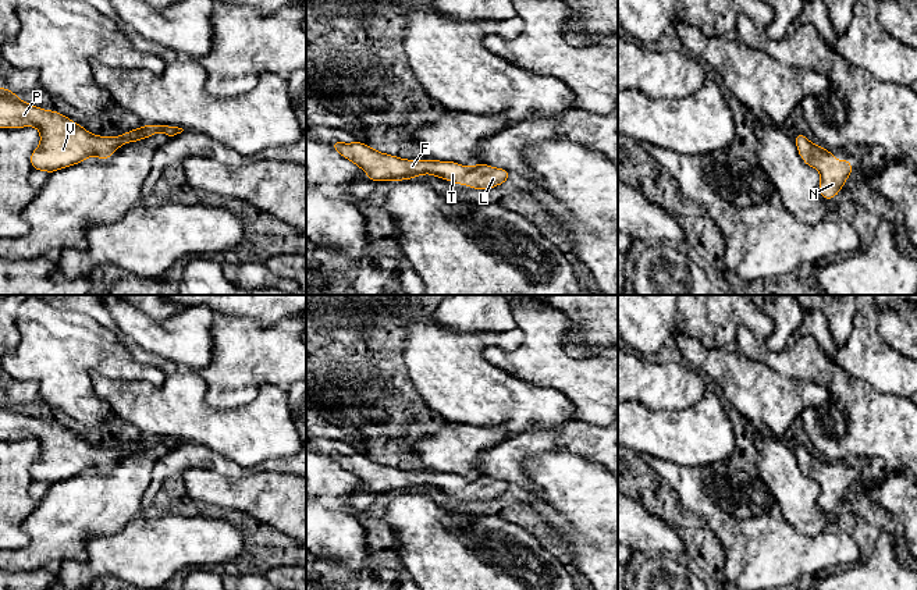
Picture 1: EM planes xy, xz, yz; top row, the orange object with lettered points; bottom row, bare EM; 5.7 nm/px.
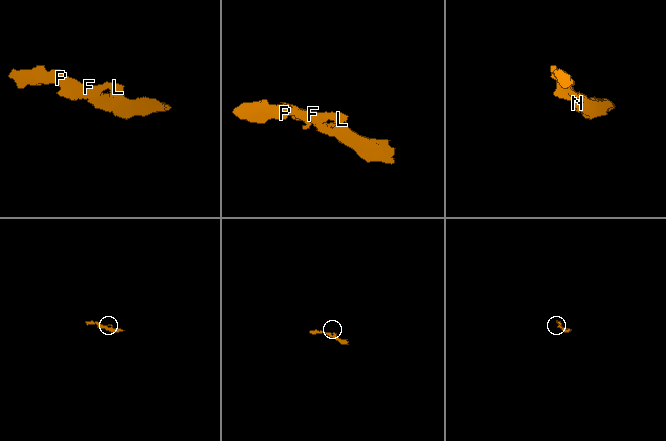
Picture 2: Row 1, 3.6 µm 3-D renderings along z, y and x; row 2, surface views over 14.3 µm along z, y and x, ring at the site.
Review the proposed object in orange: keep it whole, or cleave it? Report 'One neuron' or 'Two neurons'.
One neuron

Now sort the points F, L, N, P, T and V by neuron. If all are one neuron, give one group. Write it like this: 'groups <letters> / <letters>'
groups F L N P T V

